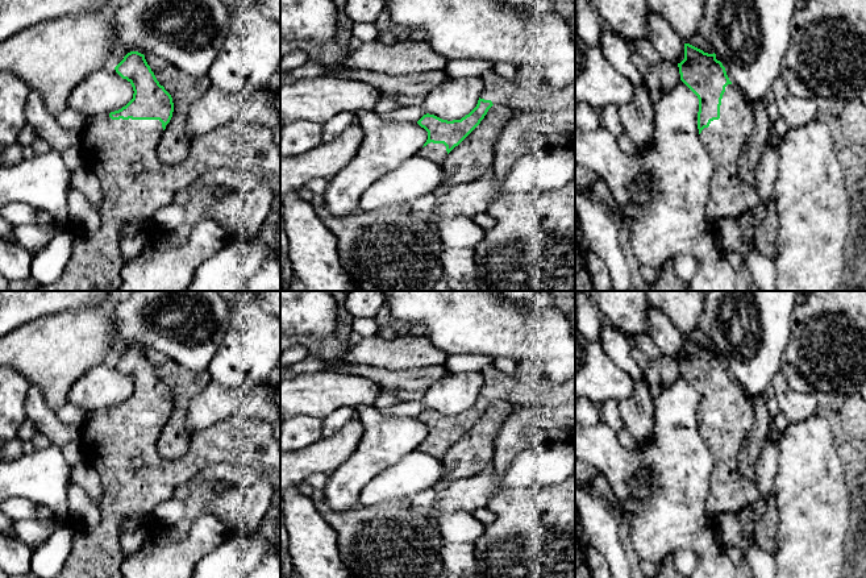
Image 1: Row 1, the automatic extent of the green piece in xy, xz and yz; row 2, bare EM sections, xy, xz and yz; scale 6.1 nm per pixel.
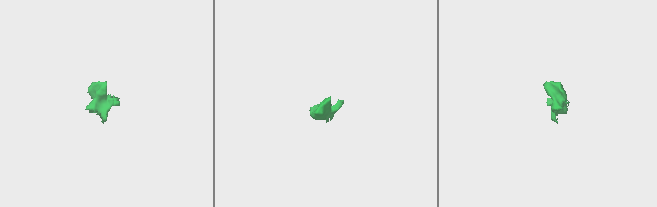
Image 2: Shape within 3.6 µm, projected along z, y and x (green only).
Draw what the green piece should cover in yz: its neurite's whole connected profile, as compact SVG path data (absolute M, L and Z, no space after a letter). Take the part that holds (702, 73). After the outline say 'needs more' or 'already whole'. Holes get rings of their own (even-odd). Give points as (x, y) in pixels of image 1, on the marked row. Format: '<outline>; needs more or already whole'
M684 43L684 59L678 67L680 80L699 99L698 129L715 162L705 211L707 223L715 225L721 217L740 216L761 203L738 172L738 157L753 134L754 115L715 53Z; needs more

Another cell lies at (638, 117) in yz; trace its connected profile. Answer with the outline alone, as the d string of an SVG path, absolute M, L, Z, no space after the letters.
M646 86L634 87L634 99L619 108L623 132L636 145L650 145L654 140L655 112Z

